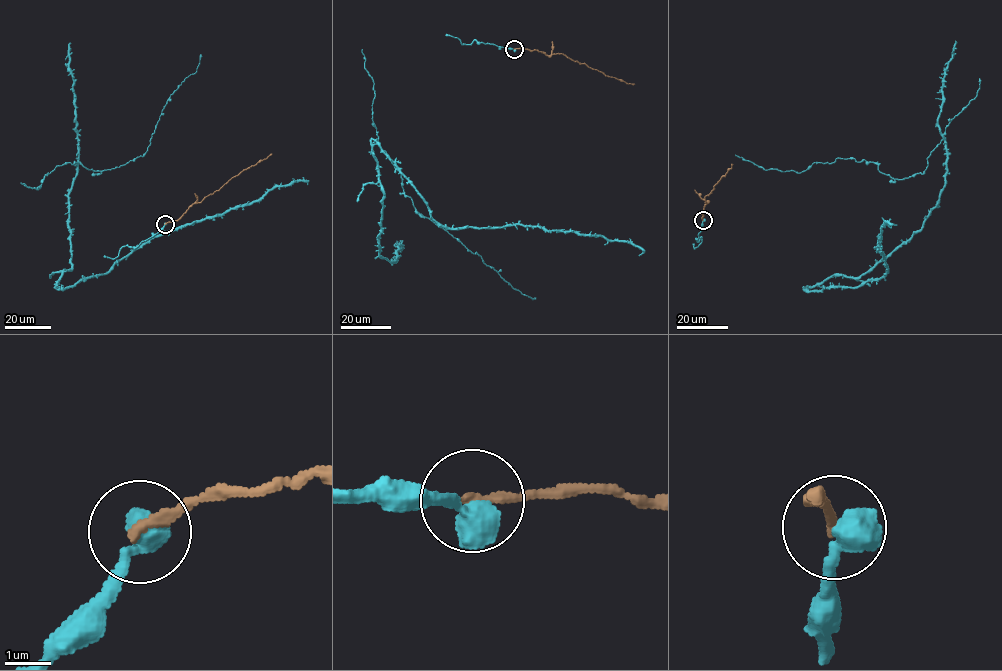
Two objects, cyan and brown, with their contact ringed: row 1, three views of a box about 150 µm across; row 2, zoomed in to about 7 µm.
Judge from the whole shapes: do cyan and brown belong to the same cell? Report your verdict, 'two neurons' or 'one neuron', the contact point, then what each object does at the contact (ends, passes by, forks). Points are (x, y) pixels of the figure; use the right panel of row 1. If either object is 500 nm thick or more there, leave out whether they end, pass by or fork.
one neuron; place (703, 220)

